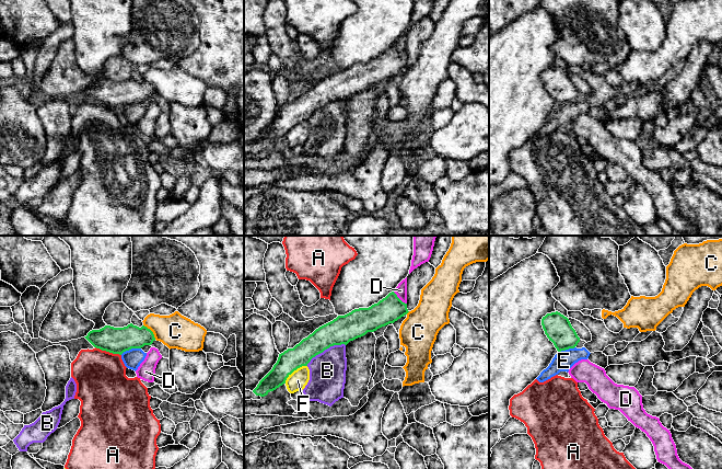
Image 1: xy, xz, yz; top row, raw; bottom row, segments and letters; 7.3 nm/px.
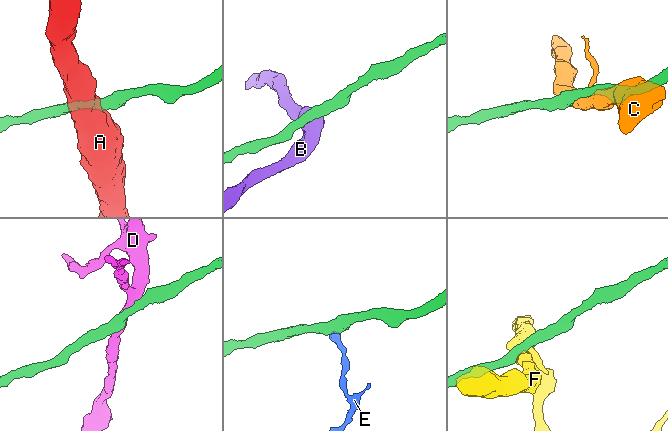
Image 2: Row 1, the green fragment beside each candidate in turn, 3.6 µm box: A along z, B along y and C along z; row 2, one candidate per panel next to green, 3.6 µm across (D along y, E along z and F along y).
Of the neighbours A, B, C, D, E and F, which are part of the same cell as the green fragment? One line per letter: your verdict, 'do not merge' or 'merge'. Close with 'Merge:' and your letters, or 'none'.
A: do not merge
B: do not merge
C: do not merge
D: do not merge
E: do not merge
F: do not merge
Merge: none

